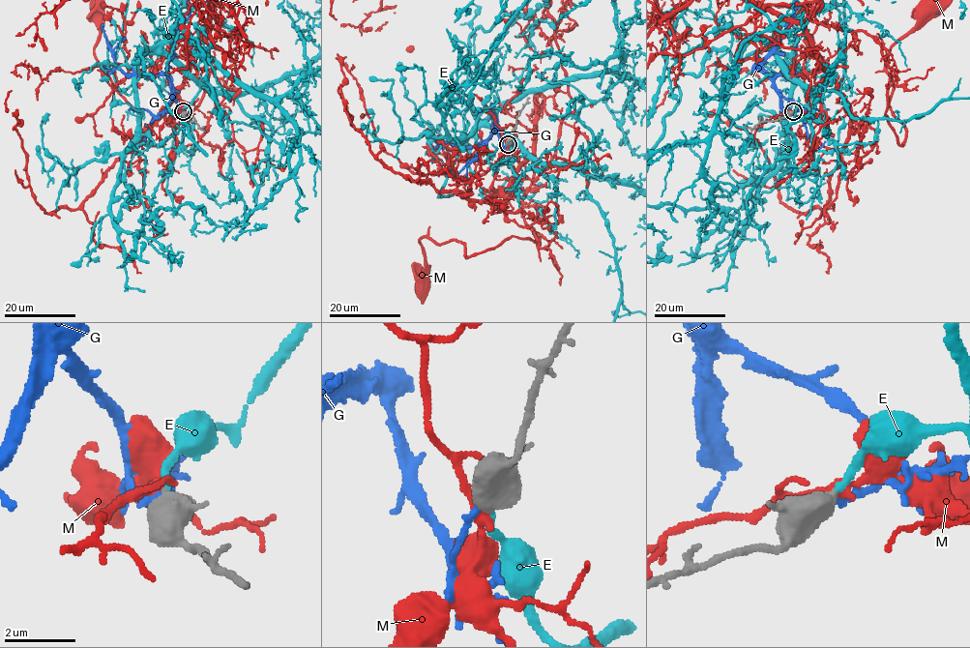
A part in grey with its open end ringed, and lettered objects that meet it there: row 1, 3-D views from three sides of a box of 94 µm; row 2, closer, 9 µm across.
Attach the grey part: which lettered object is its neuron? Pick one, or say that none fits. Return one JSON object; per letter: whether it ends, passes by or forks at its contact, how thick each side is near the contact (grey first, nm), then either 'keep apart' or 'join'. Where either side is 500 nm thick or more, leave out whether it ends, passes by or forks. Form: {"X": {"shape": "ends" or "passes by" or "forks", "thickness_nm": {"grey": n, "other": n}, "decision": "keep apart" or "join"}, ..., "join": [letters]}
{"E": {"thickness_nm": {"grey": 600, "other": 200}, "decision": "join"}, "G": {"thickness_nm": {"grey": 750, "other": 160}, "decision": "keep apart"}, "M": {"thickness_nm": {"grey": 650, "other": 280}, "decision": "keep apart"}, "join": ["E"]}

